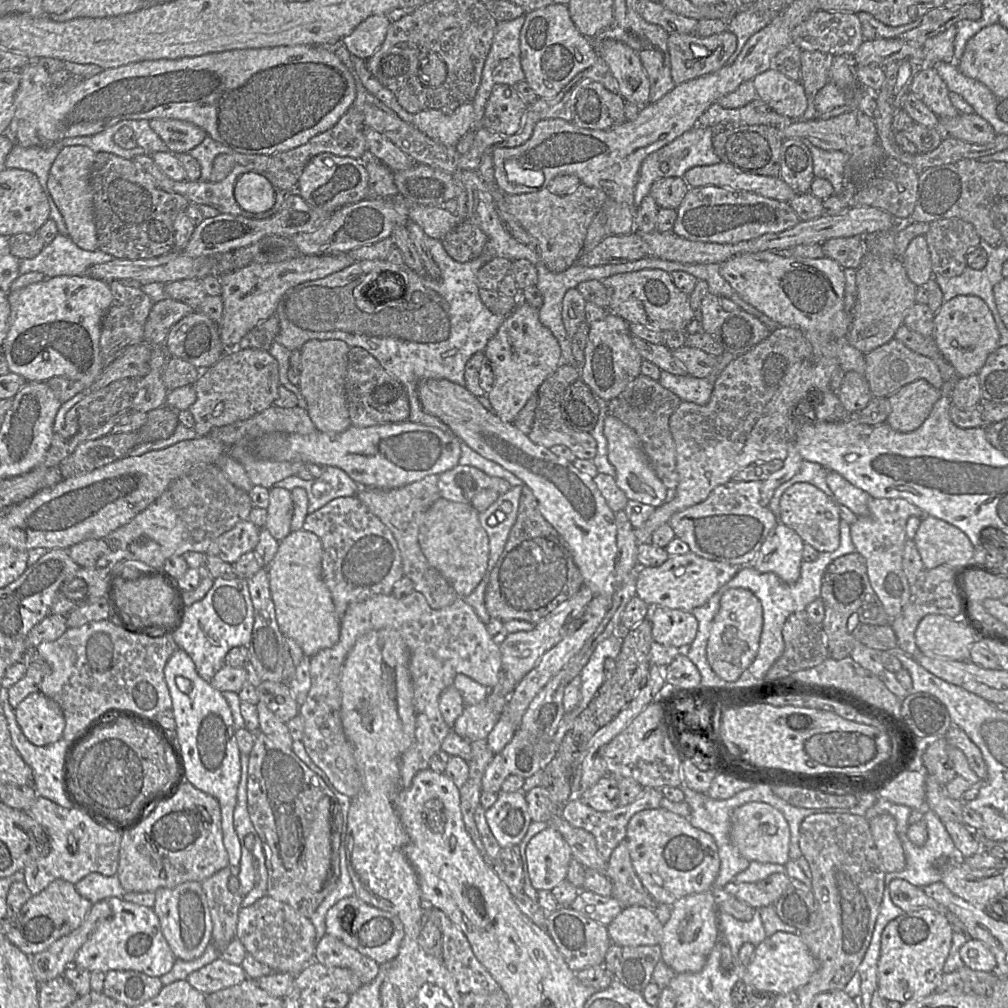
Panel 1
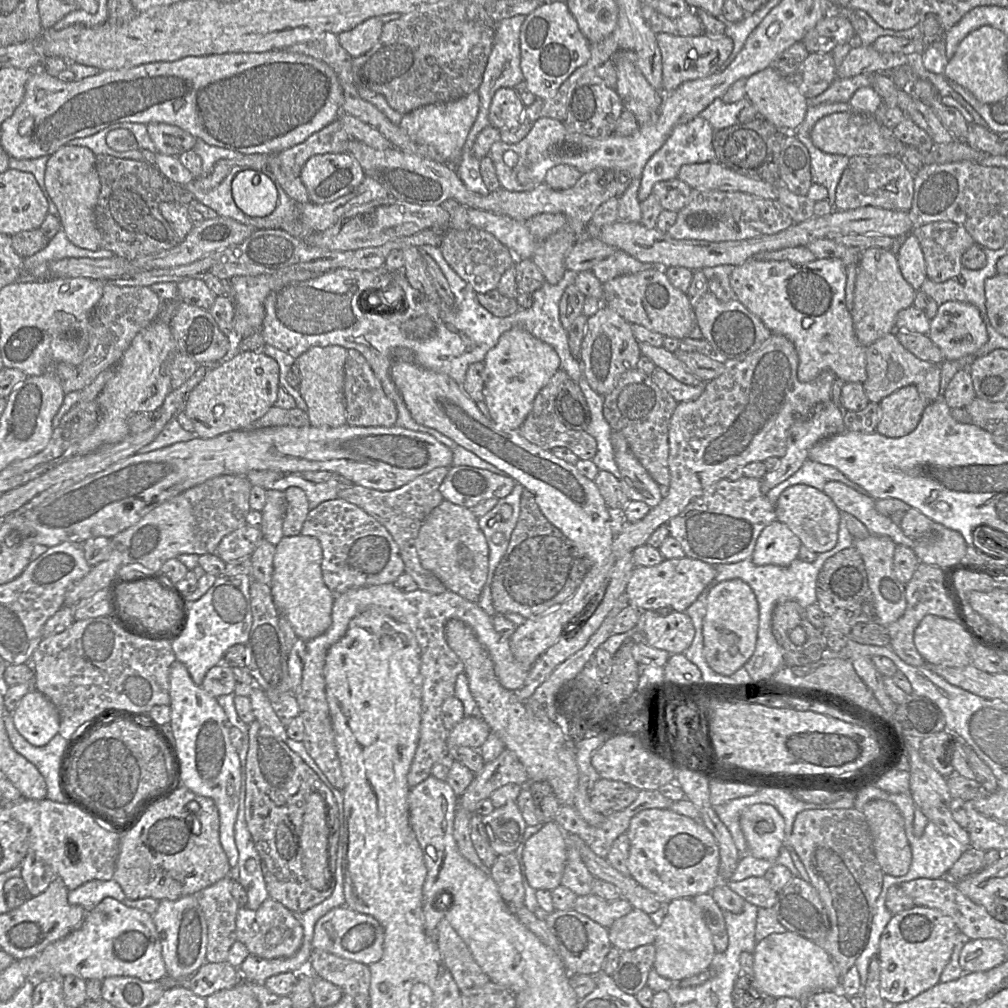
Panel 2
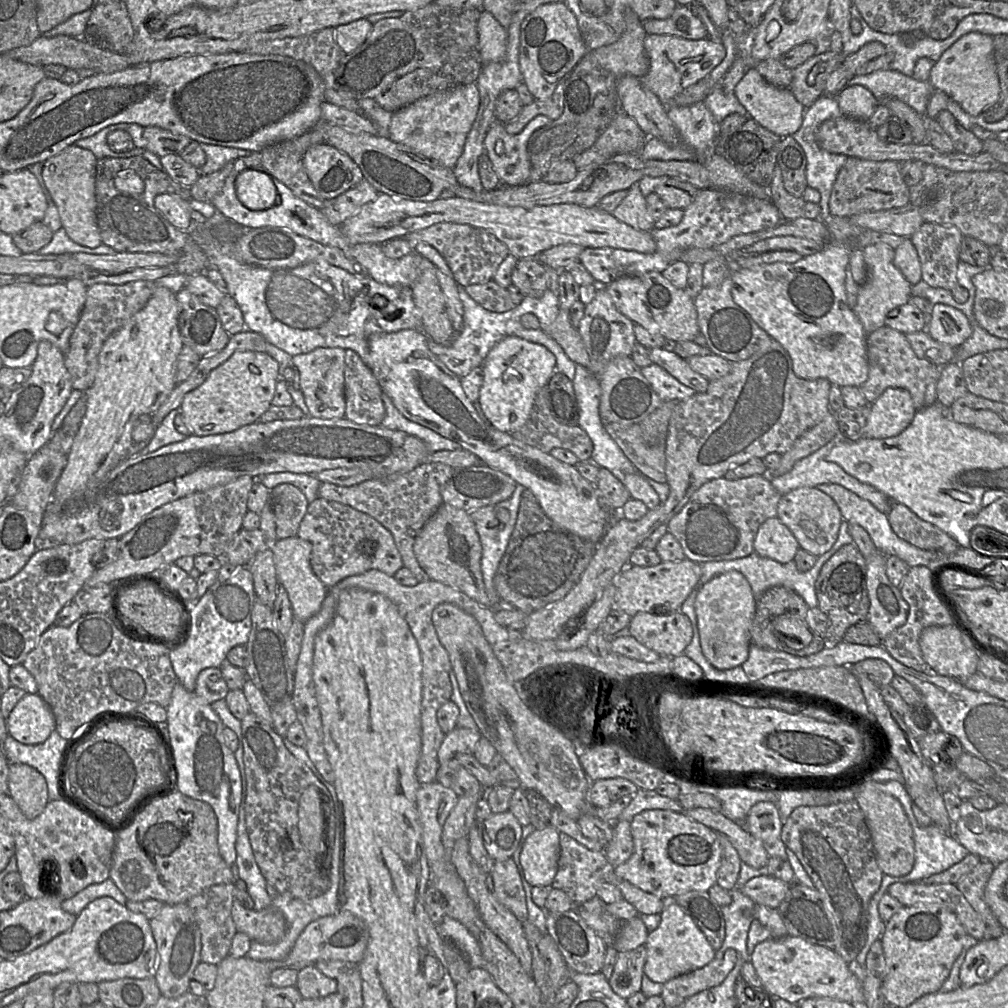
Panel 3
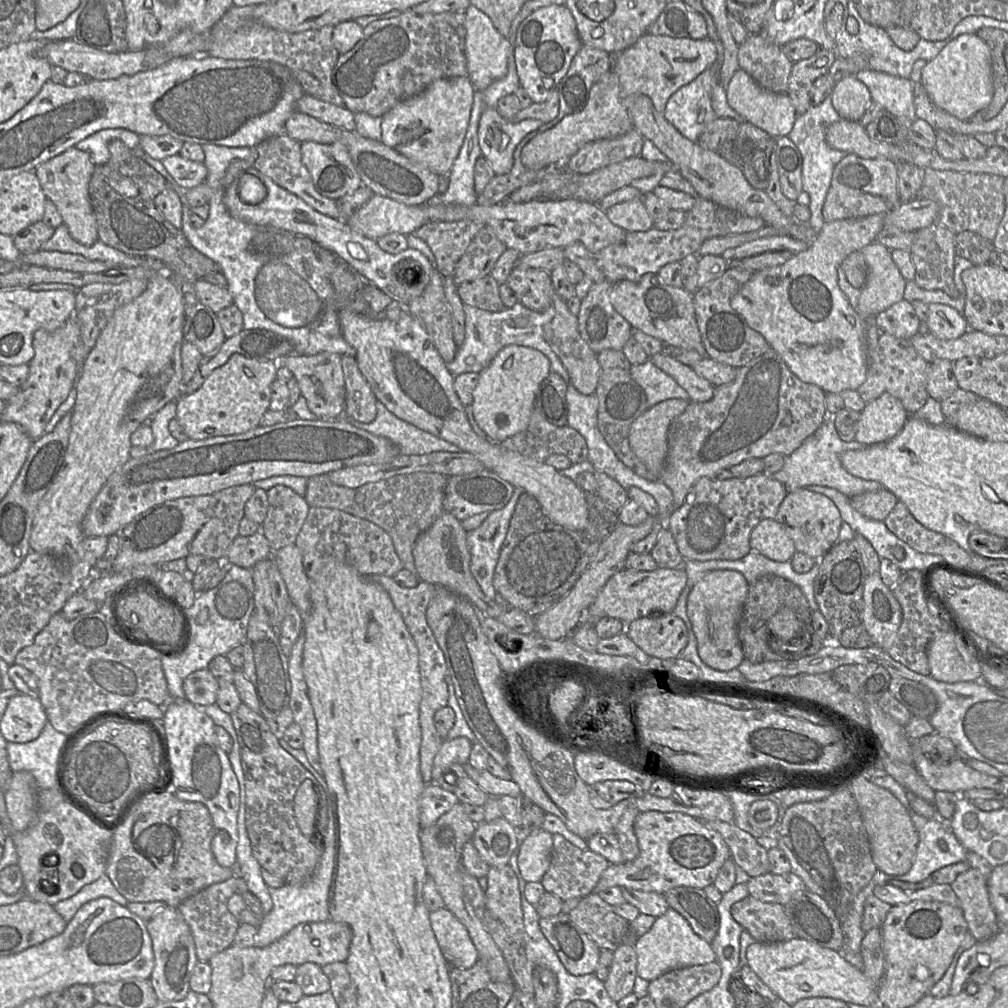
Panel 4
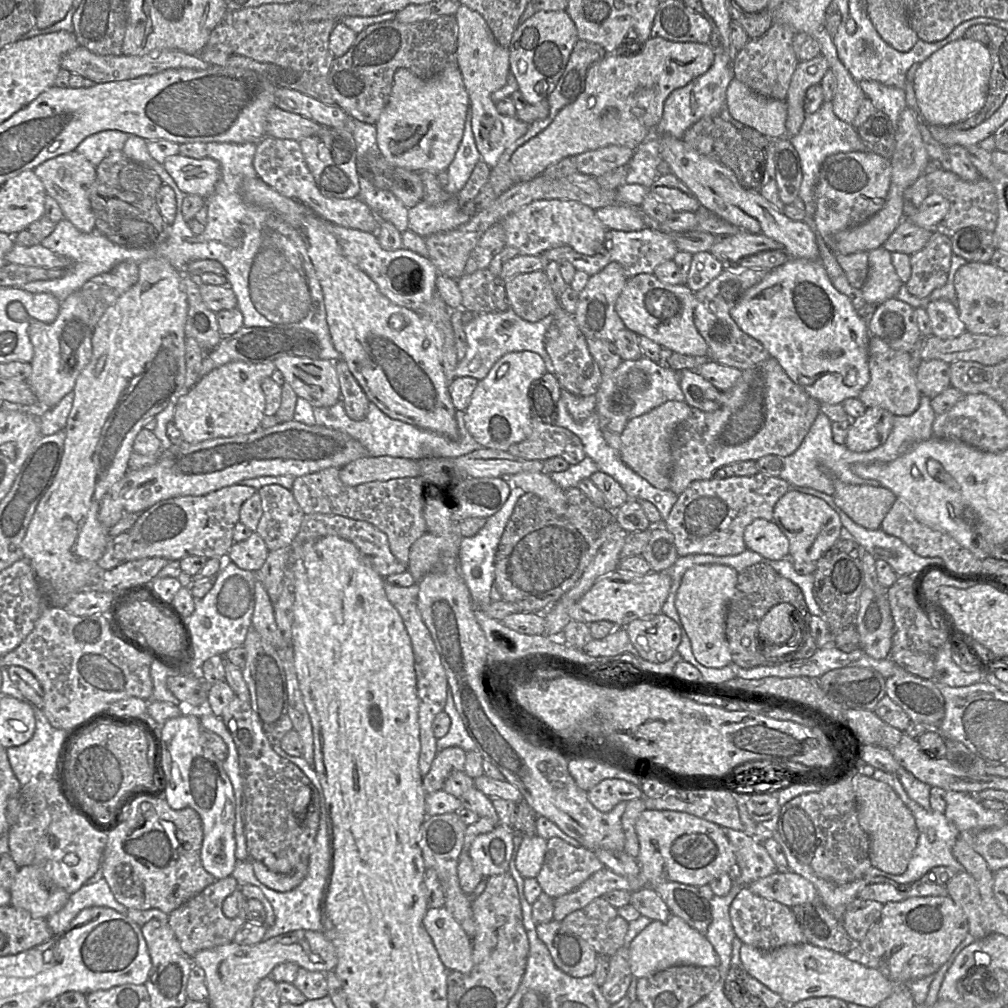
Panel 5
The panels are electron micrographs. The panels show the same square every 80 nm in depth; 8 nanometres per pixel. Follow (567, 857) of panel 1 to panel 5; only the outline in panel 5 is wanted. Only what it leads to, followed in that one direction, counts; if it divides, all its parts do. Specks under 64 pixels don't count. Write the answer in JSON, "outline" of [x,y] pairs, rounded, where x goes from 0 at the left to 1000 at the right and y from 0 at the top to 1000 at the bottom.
{"outline":[[[531,828],[520,830],[511,852],[511,858],[519,871],[532,871],[539,858],[543,833]]]}

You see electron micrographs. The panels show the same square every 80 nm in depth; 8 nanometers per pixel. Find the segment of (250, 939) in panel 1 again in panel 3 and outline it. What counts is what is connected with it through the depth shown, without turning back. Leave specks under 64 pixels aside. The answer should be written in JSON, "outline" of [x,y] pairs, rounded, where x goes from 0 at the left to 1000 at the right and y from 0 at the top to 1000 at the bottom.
{"outline":[[[234,892],[229,907],[236,925],[243,926],[249,934],[273,937],[281,932],[285,915],[280,904],[271,899],[254,904],[241,900]]]}

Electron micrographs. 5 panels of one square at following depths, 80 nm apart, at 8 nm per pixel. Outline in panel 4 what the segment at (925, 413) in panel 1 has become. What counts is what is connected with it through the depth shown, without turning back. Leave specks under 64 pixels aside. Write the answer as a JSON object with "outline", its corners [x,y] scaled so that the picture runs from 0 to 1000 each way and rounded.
{"outline":[[[878,389],[854,408],[847,438],[863,442],[883,437],[895,427],[902,414],[895,400]]]}

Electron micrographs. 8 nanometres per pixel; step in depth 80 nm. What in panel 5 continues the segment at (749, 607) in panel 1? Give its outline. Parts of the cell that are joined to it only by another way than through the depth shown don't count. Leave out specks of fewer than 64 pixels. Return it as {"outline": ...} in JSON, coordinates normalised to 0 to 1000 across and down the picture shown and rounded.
{"outline":[[[715,560],[690,561],[683,564],[676,575],[670,602],[683,630],[690,655],[702,663],[717,663],[726,658],[719,619],[723,597],[731,579],[732,567]]]}

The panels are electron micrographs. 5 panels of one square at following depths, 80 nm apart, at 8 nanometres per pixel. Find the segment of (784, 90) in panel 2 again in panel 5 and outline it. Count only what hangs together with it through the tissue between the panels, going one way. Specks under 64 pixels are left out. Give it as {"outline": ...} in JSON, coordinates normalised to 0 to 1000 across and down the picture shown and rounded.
{"outline":[[[727,77],[720,90],[720,105],[729,119],[761,137],[780,136],[780,100],[756,96]]]}

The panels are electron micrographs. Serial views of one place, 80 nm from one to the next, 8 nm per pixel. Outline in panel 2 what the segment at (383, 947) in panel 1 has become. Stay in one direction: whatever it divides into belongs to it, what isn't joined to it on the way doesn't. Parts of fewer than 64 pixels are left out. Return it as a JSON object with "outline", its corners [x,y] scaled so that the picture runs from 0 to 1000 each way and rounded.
{"outline":[[[337,899],[318,910],[312,920],[311,942],[319,942],[363,957],[375,954],[380,948],[382,922],[370,909]]]}

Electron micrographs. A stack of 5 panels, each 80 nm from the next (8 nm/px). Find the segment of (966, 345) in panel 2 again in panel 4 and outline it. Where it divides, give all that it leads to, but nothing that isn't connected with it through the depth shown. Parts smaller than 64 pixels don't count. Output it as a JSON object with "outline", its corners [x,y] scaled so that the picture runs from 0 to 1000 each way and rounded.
{"outline":[[[933,301],[922,302],[920,327],[935,337],[945,337],[960,326],[956,313],[948,307]]]}

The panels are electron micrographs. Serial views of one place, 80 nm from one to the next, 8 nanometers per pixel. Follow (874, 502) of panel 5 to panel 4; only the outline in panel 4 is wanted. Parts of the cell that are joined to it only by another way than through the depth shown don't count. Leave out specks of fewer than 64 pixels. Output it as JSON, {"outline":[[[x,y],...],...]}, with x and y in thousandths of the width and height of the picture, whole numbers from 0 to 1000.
{"outline":[[[879,484],[848,491],[843,496],[853,510],[870,517],[877,517],[891,498],[890,493]]]}

